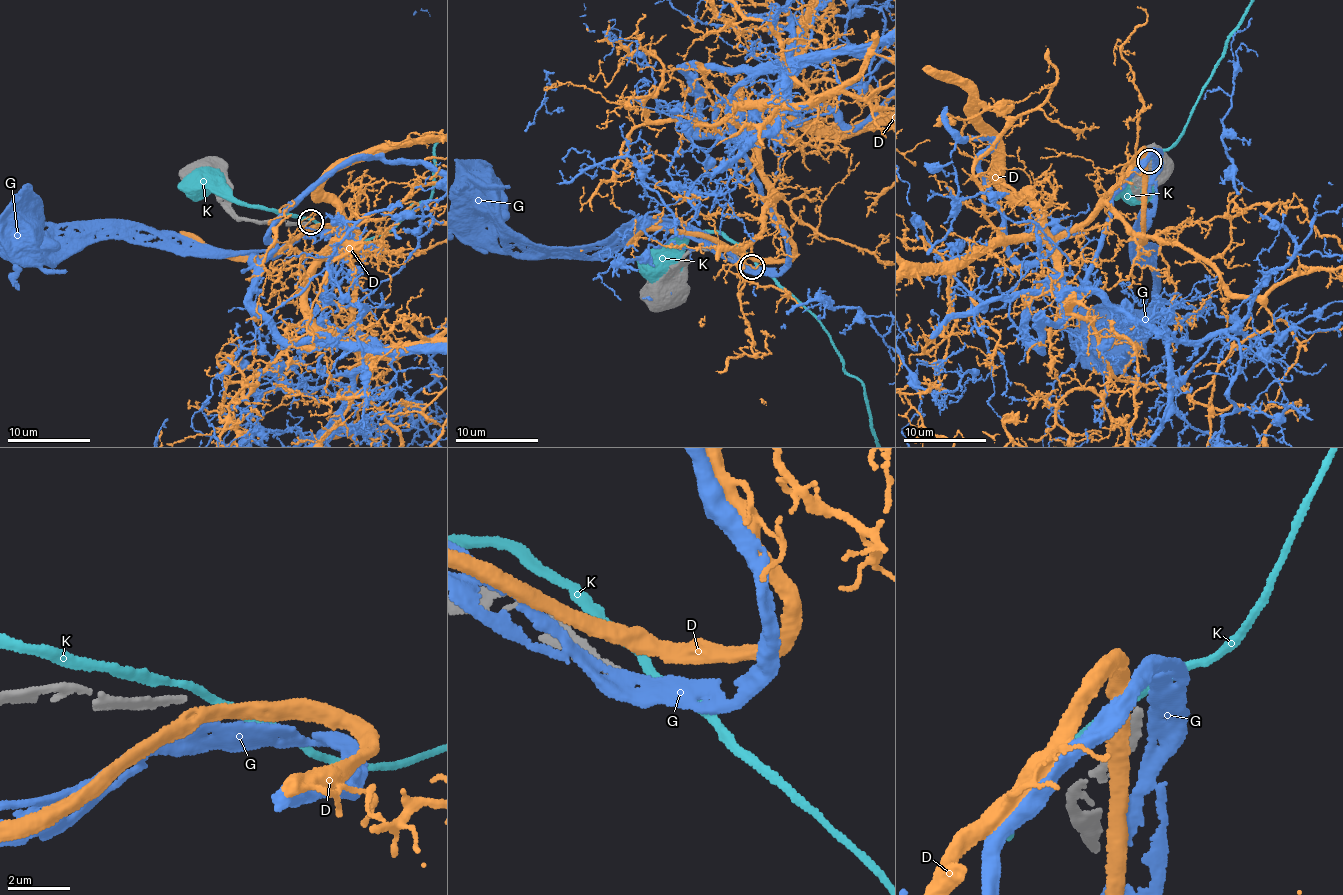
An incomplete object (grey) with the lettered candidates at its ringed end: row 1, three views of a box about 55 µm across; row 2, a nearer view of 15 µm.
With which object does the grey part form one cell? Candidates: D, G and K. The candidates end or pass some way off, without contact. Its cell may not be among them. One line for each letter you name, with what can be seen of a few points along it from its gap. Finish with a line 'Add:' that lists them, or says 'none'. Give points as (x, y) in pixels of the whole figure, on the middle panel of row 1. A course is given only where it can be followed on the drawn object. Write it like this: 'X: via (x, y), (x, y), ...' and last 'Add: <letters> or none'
Add: none

